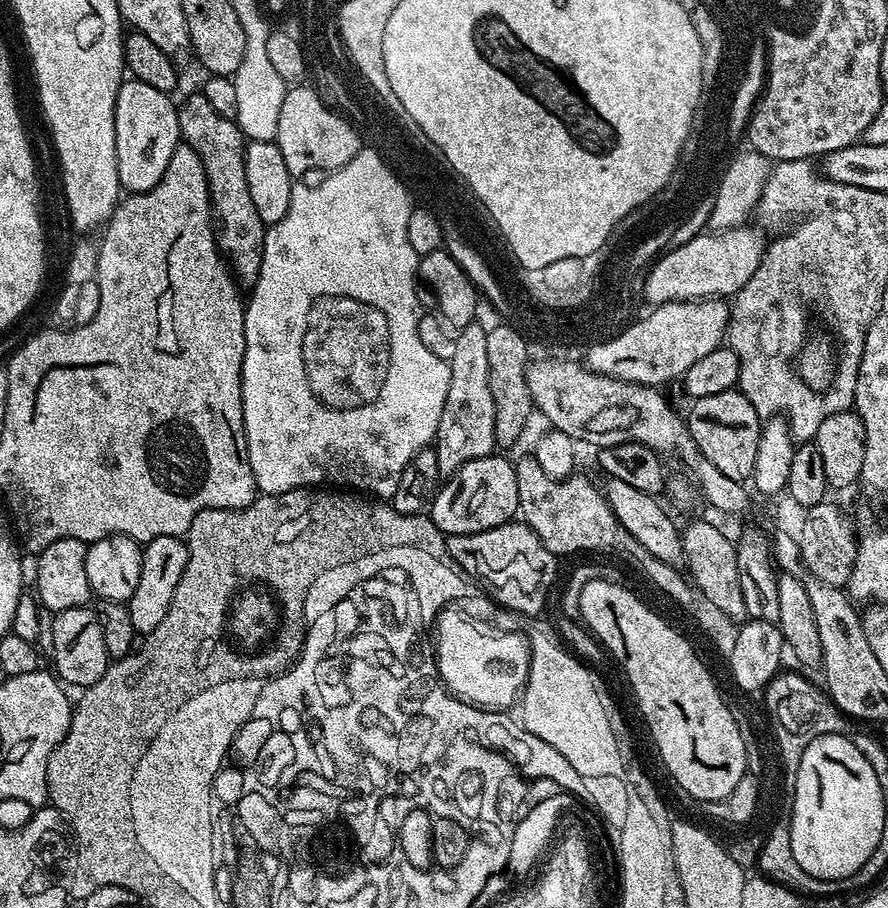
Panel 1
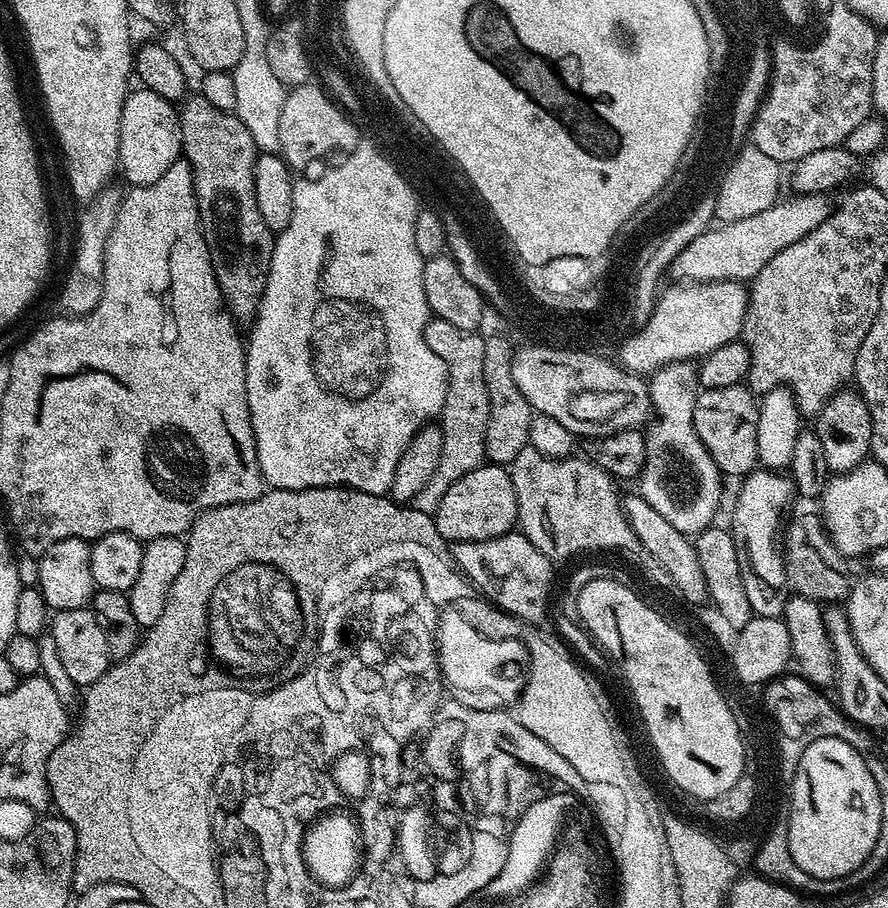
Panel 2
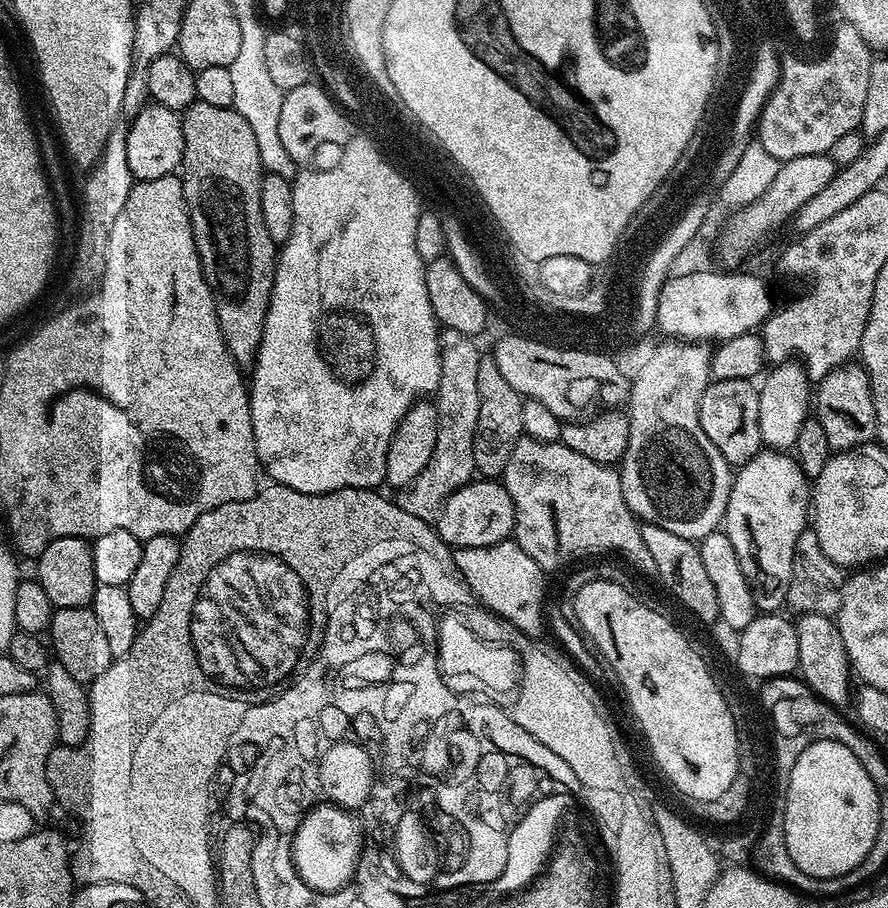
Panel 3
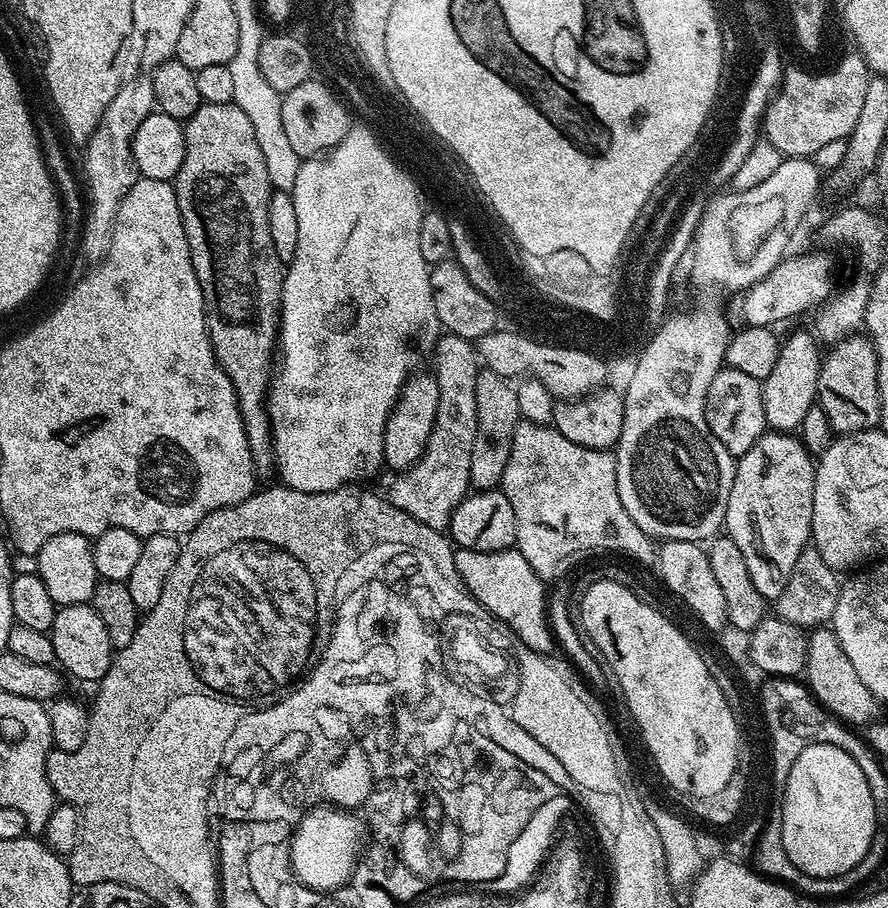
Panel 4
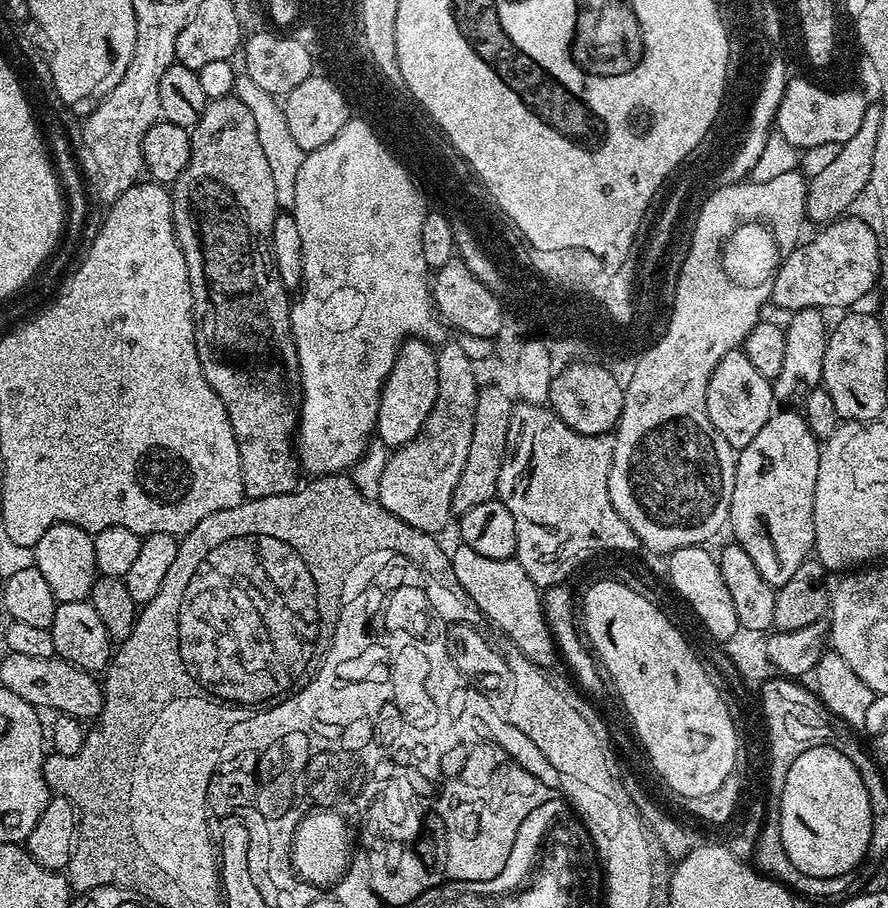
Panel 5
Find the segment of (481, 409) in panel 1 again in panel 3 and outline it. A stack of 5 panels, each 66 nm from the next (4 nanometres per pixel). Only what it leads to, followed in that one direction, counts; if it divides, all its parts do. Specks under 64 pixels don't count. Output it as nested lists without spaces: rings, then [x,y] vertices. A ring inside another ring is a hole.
[[[456,336],[440,349],[442,362],[442,378],[438,382],[434,396],[438,410],[438,446],[434,446],[434,458],[430,458],[430,466],[414,478],[412,485],[399,493],[398,503],[406,514],[414,514],[414,518],[422,518],[435,522],[442,514],[442,508],[462,485],[474,479],[476,463],[474,462],[474,434],[478,426],[478,366],[482,355],[476,349],[477,341],[465,336]]]

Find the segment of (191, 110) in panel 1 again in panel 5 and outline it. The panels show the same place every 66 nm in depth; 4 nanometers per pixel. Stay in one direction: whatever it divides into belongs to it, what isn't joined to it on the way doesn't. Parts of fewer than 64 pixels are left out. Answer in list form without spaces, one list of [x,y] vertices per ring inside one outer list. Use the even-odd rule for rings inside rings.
[[[236,95],[223,96],[217,100],[209,100],[202,118],[190,129],[192,141],[190,142],[190,162],[186,170],[171,185],[172,194],[172,225],[180,243],[182,254],[186,258],[186,270],[190,274],[190,290],[192,291],[192,320],[196,324],[196,349],[198,362],[202,366],[202,374],[206,382],[222,398],[228,411],[230,426],[238,444],[238,454],[242,462],[242,486],[245,497],[257,500],[267,496],[277,496],[287,492],[295,492],[301,483],[302,469],[298,459],[298,393],[300,391],[300,367],[296,343],[292,341],[292,310],[290,307],[290,292],[285,288],[282,278],[276,269],[276,259],[272,256],[272,227],[278,211],[276,191],[274,190],[274,177],[270,175],[270,165],[258,142],[258,130],[254,127],[254,117],[250,109],[242,106]]]

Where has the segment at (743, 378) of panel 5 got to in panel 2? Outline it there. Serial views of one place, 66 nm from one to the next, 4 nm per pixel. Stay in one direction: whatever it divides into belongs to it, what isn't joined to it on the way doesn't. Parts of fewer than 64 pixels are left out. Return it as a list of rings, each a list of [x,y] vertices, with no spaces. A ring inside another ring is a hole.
[[[744,384],[705,388],[694,402],[694,430],[725,477],[743,478],[757,467],[758,400]]]

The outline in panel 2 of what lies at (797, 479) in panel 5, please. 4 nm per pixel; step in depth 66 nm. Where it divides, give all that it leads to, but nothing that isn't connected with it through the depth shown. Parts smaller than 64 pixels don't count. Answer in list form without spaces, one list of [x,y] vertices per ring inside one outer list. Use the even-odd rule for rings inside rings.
[[[753,470],[743,477],[740,493],[736,496],[736,509],[732,512],[730,531],[734,538],[734,546],[738,550],[738,566],[742,570],[742,586],[746,586],[746,599],[750,601],[753,616],[762,618],[783,617],[784,604],[790,597],[787,570],[785,568],[785,553],[782,551],[782,524],[780,519],[788,508],[788,503],[794,500],[792,481],[787,475],[776,470]]]

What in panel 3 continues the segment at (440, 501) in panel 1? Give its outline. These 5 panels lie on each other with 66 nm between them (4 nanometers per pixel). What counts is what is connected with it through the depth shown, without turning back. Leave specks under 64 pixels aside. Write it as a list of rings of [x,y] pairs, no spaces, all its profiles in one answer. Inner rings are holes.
[[[474,478],[469,484],[464,484],[446,502],[442,514],[434,522],[440,541],[455,550],[470,546],[494,546],[513,535],[516,527],[514,502],[504,488],[503,483],[496,478]]]

